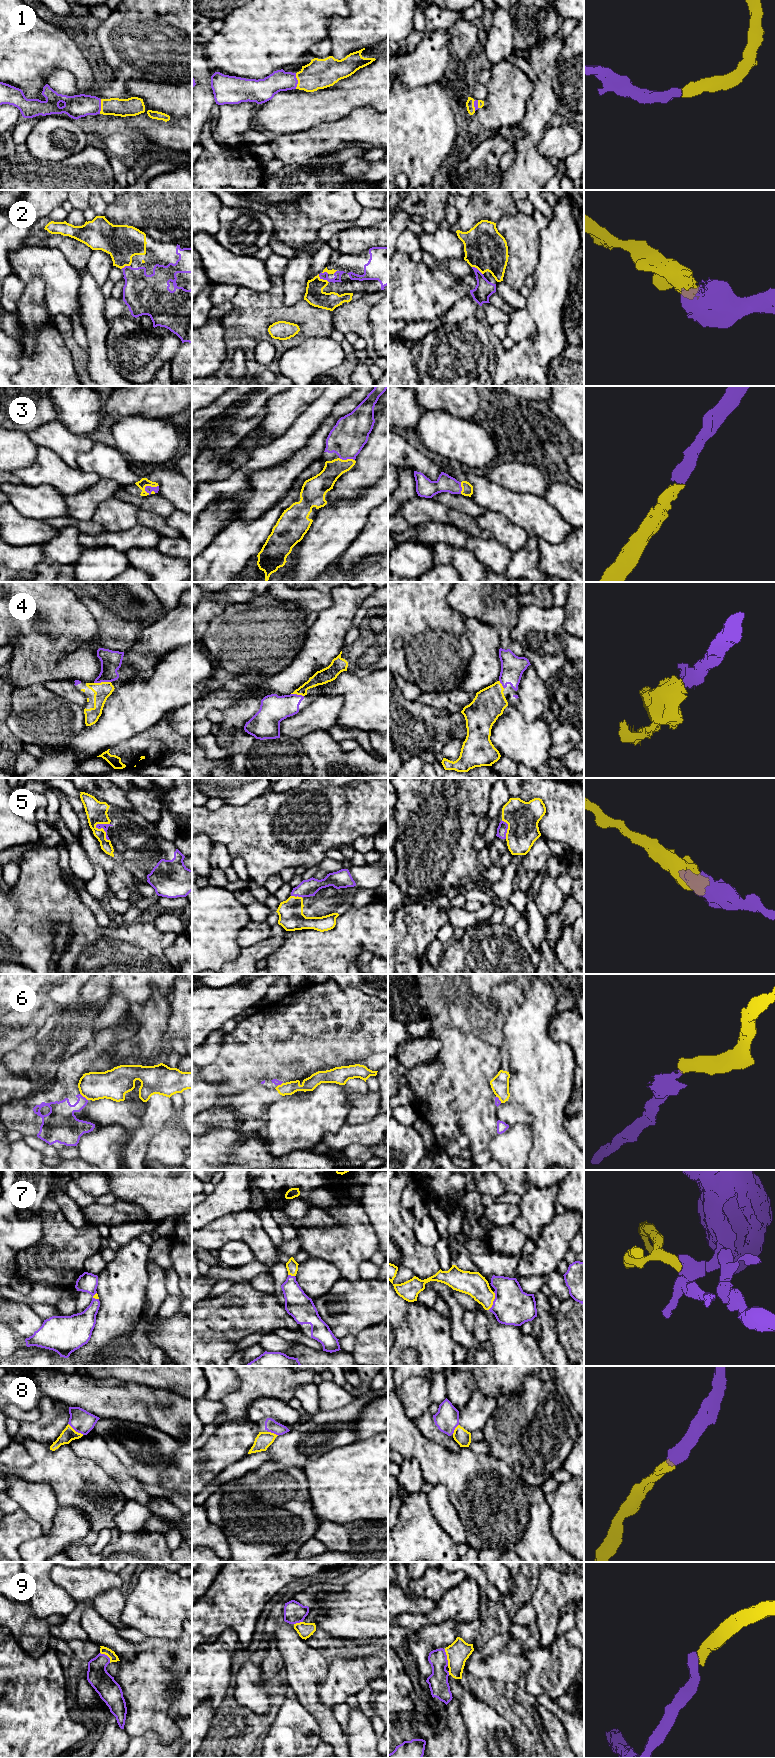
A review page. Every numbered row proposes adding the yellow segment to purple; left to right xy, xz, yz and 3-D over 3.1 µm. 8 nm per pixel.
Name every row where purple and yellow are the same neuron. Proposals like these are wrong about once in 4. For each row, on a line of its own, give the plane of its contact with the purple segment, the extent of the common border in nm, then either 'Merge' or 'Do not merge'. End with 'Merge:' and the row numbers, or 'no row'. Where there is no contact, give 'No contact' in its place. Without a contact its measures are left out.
1: Touches purple in xz. Shared border 130 nm. Merge
2: Touches purple in xz. Shared border 110 nm. Merge
3: Touches purple in xy. Shared border 130 nm. Merge
4: Touches purple in xy. Shared border 140 nm. Merge
5: Touches purple in xy. Shared border 170 nm. Merge
6: Touches purple in xy. Shared border 90 nm. Do not merge
7: Touches purple in yz. Shared border 150 nm. Merge
8: Touches purple in xy. Shared border 160 nm. Merge
9: Touches purple in yz. Shared border 140 nm. Merge
Merge: 1, 2, 3, 4, 5, 7, 8, 9

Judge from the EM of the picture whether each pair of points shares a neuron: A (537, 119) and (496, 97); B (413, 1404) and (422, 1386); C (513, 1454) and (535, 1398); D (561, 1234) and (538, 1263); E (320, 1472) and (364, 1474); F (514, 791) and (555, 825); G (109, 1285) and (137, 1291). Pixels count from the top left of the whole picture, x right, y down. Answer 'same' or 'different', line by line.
A: different
B: same
C: same
D: same
E: same
F: different
G: same

